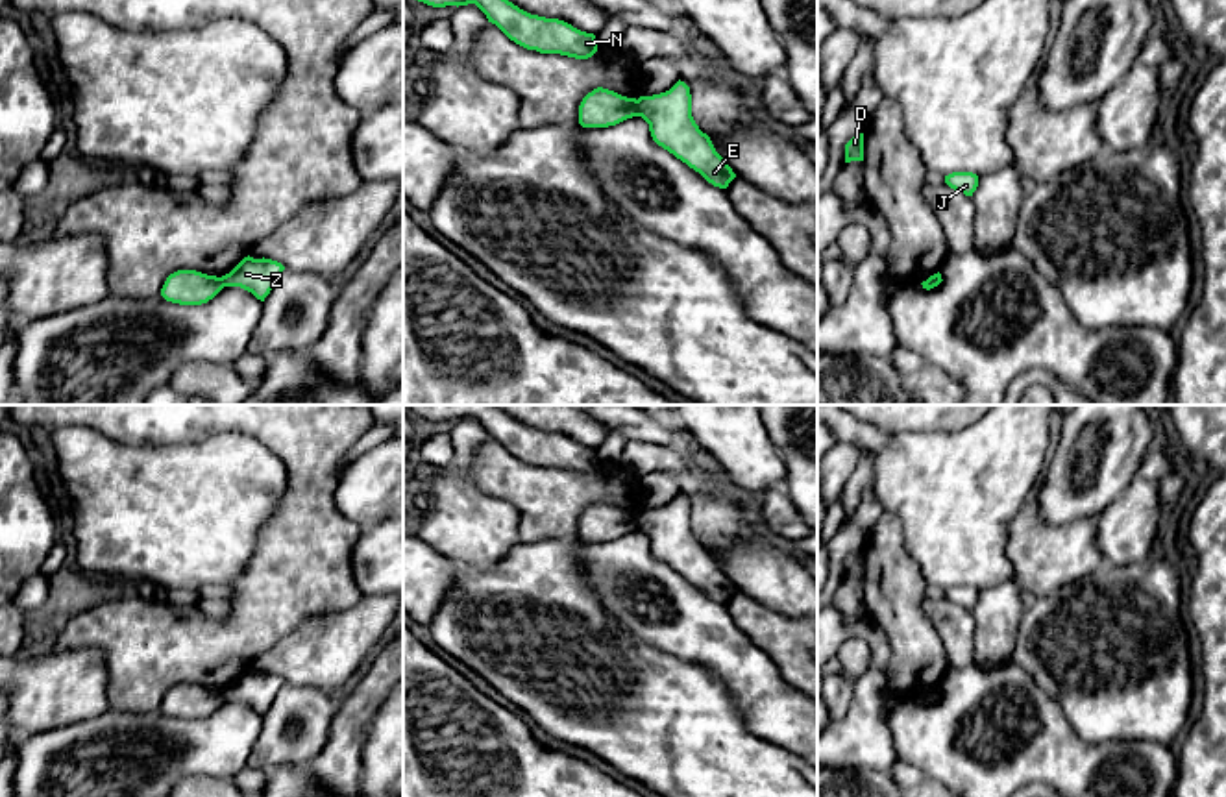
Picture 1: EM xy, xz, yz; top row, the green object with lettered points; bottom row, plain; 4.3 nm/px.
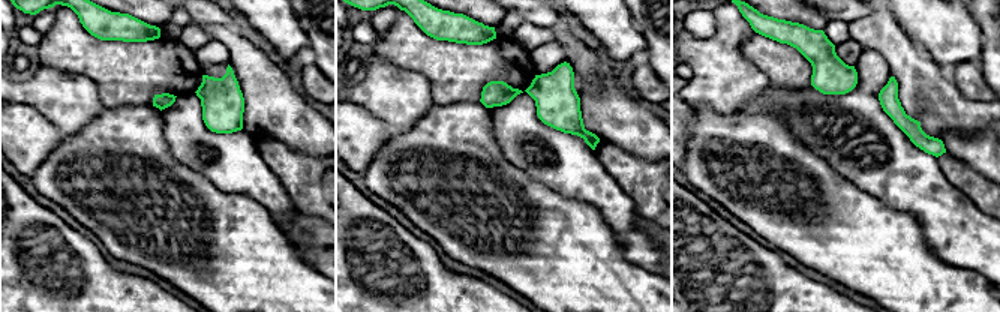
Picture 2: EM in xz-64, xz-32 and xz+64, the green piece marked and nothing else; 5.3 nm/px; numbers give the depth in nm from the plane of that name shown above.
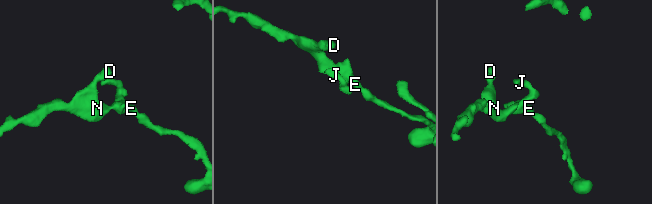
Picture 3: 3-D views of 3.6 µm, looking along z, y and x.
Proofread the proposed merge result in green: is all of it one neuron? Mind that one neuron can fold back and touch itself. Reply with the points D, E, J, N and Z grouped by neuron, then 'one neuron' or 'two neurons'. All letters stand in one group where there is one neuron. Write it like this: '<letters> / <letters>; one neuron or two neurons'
D N / E J Z; two neurons

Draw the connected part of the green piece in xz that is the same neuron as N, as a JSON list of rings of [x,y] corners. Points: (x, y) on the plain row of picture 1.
[[[405,405],[433,422],[475,418],[510,455],[540,468],[588,473],[597,466],[594,448],[581,446],[558,433],[531,429],[494,405]]]

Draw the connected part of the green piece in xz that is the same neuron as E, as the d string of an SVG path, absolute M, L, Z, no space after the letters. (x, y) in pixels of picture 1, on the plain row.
M684 496L669 505L640 510L638 531L649 538L653 555L699 586L708 597L727 603L736 592L727 575L716 566L710 551L699 544L692 531L692 509Z

